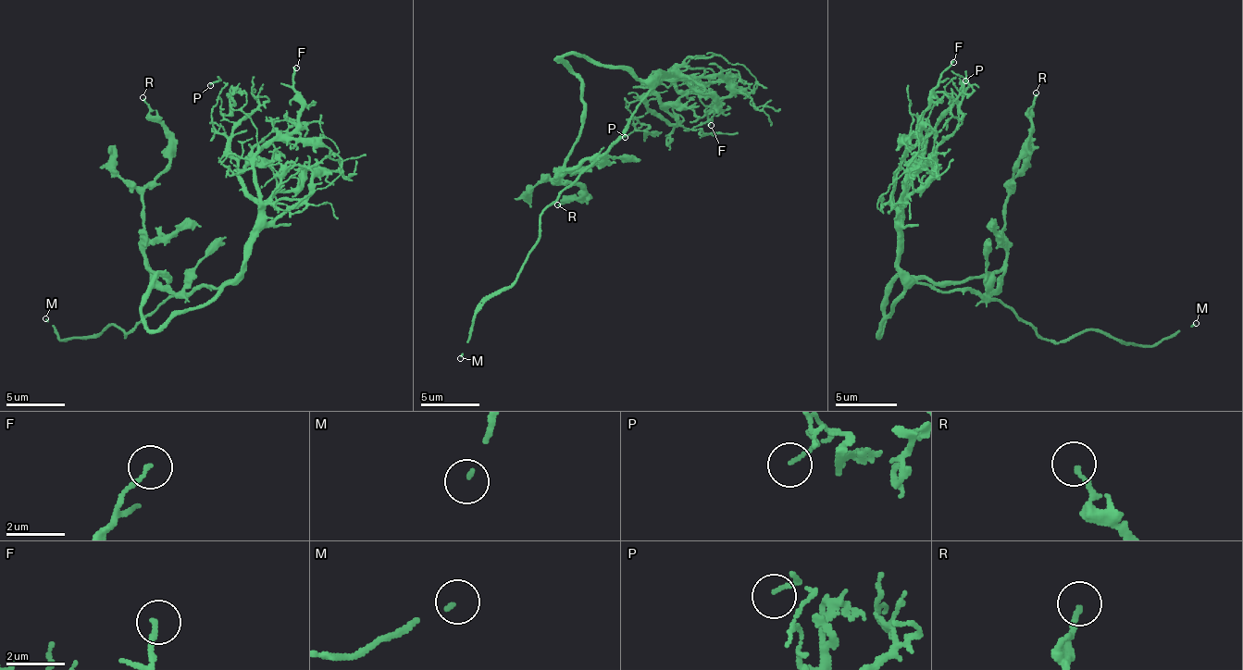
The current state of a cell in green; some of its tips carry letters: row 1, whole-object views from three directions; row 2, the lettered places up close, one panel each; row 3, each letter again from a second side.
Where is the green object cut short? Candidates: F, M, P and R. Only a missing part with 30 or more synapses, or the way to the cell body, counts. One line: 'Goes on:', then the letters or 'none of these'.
Goes on: M

